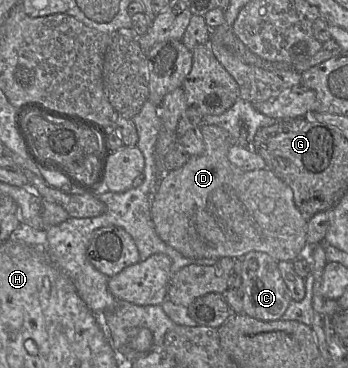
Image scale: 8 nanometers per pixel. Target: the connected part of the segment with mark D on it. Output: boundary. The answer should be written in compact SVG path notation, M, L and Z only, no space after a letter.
M201 124L198 133L204 142L204 152L190 157L183 167L165 172L152 197L151 218L158 236L192 259L241 259L249 252L264 252L277 262L293 262L305 254L308 219L295 206L291 188L267 168L247 172L231 164L228 151L233 140L224 129Z

